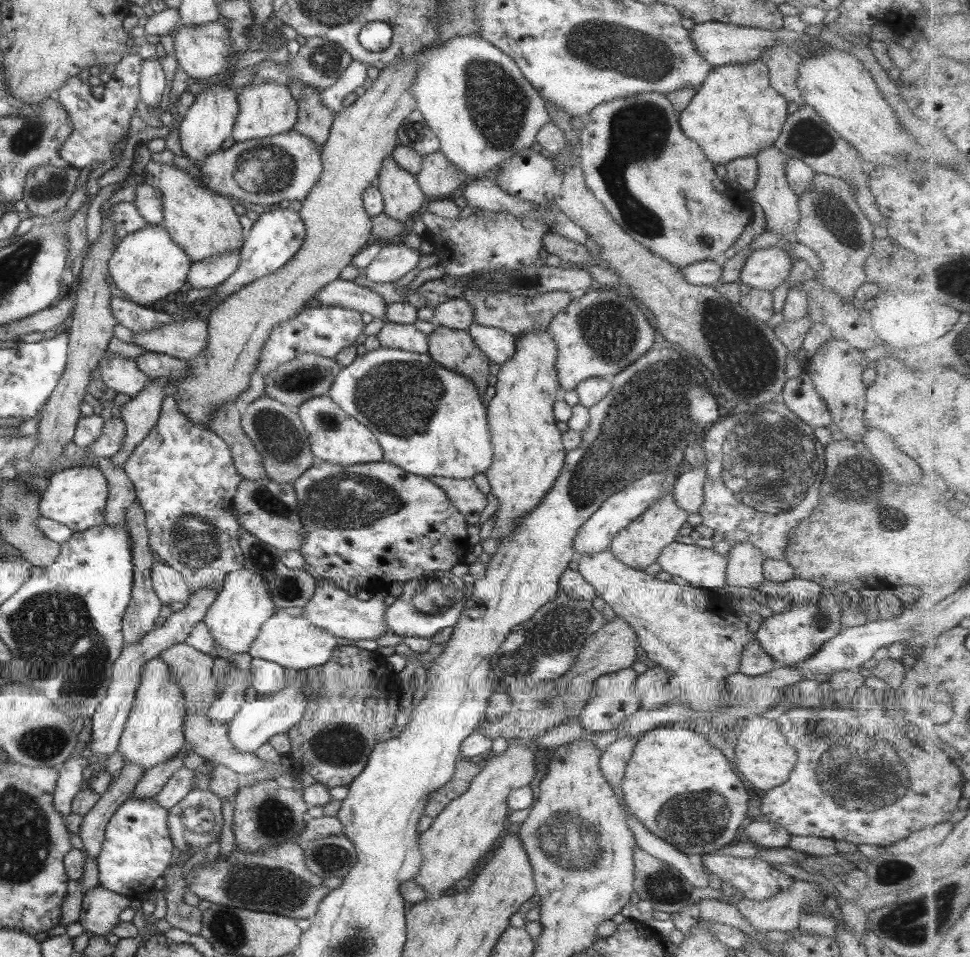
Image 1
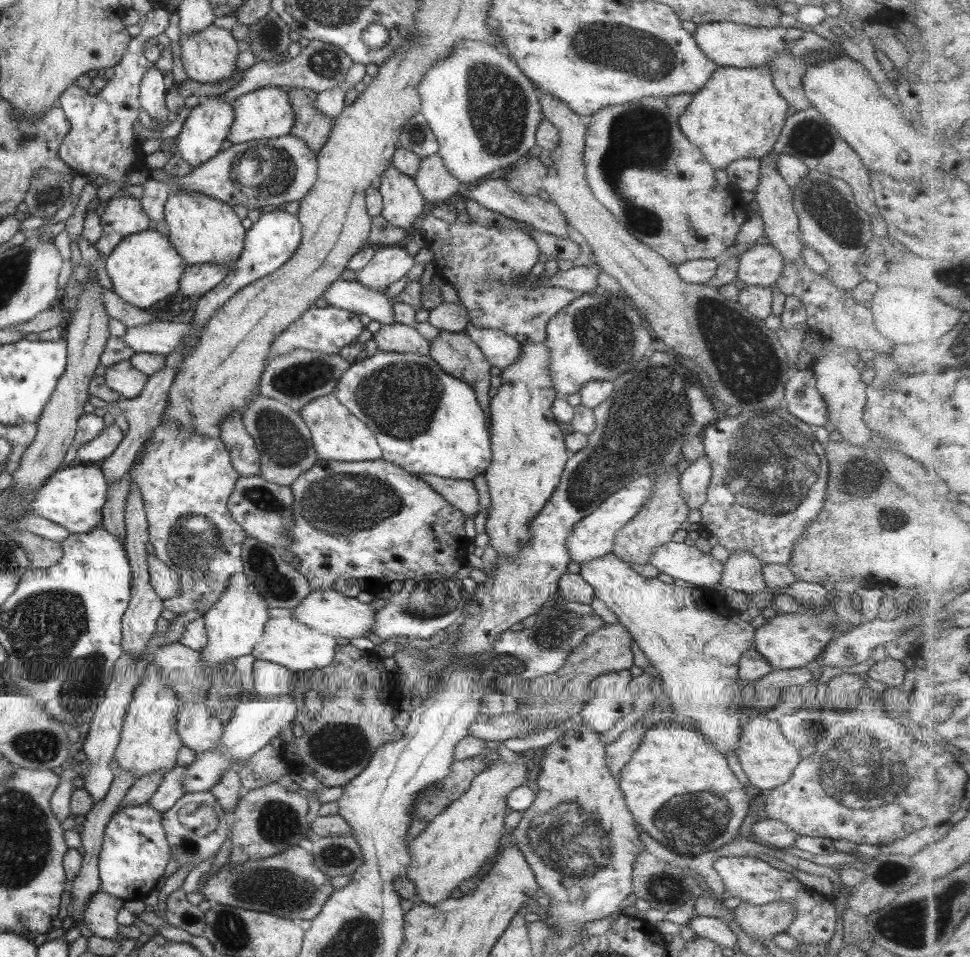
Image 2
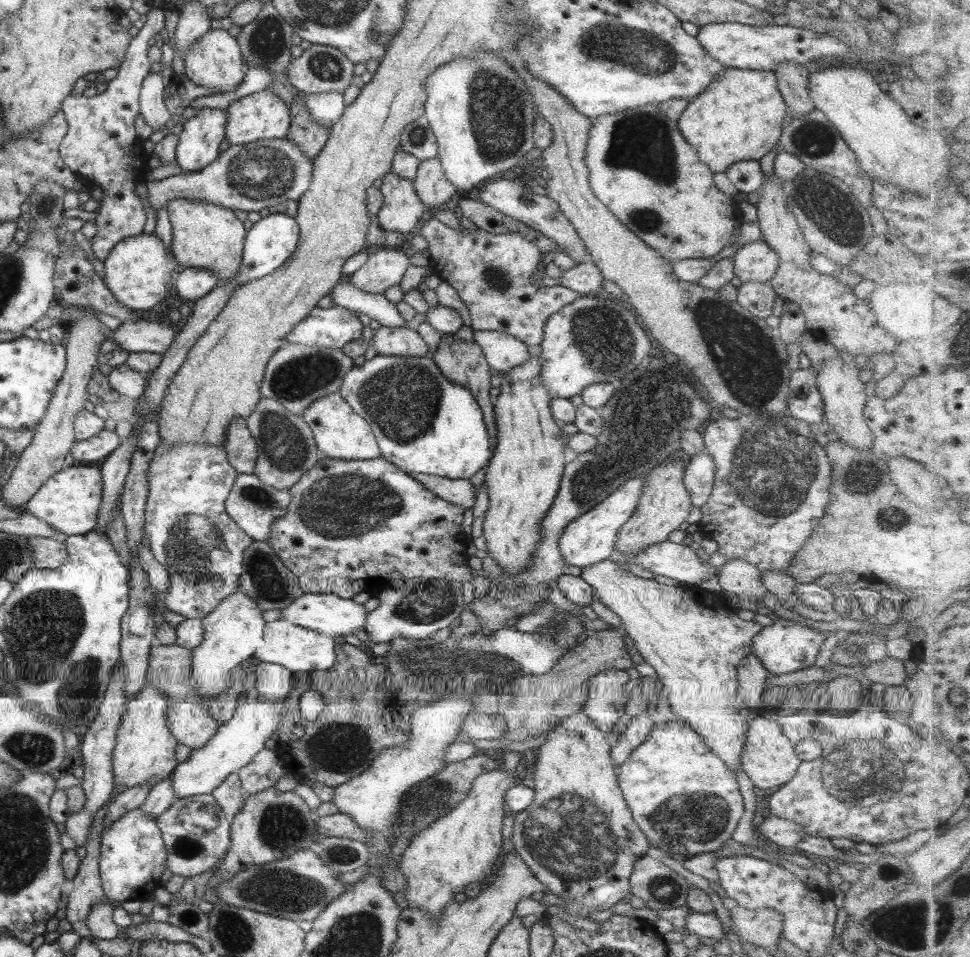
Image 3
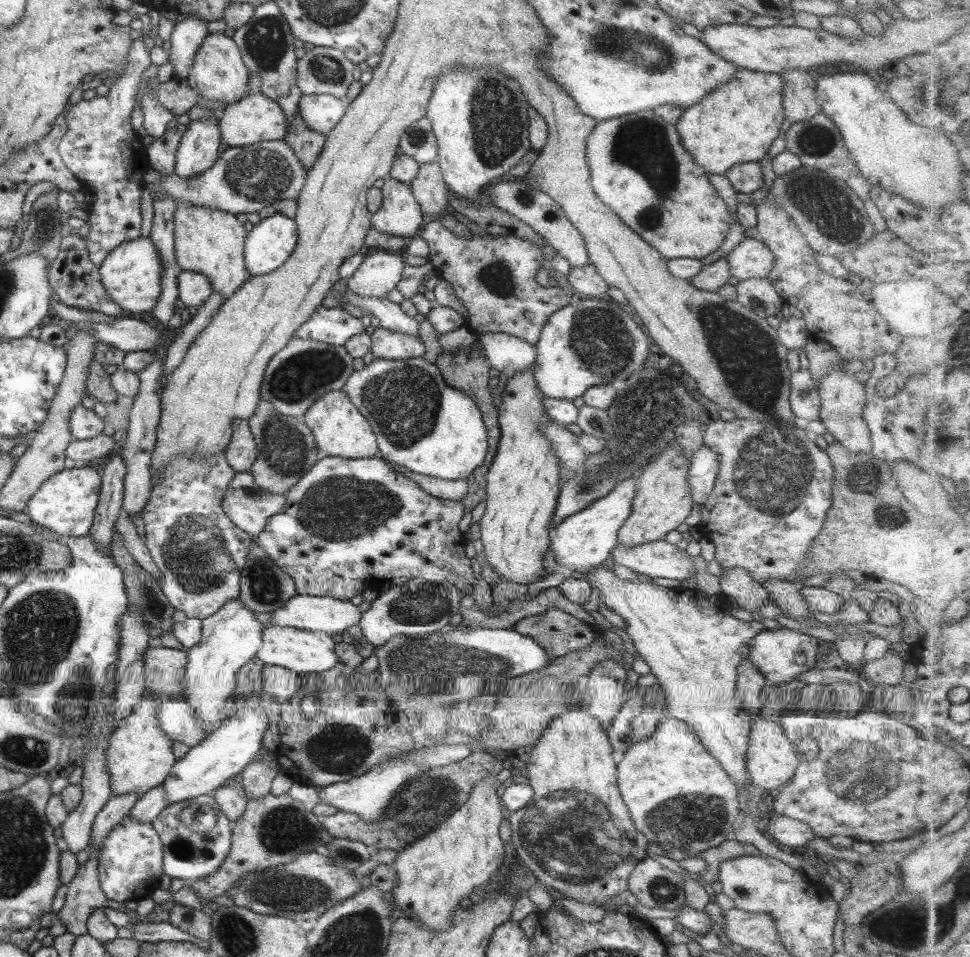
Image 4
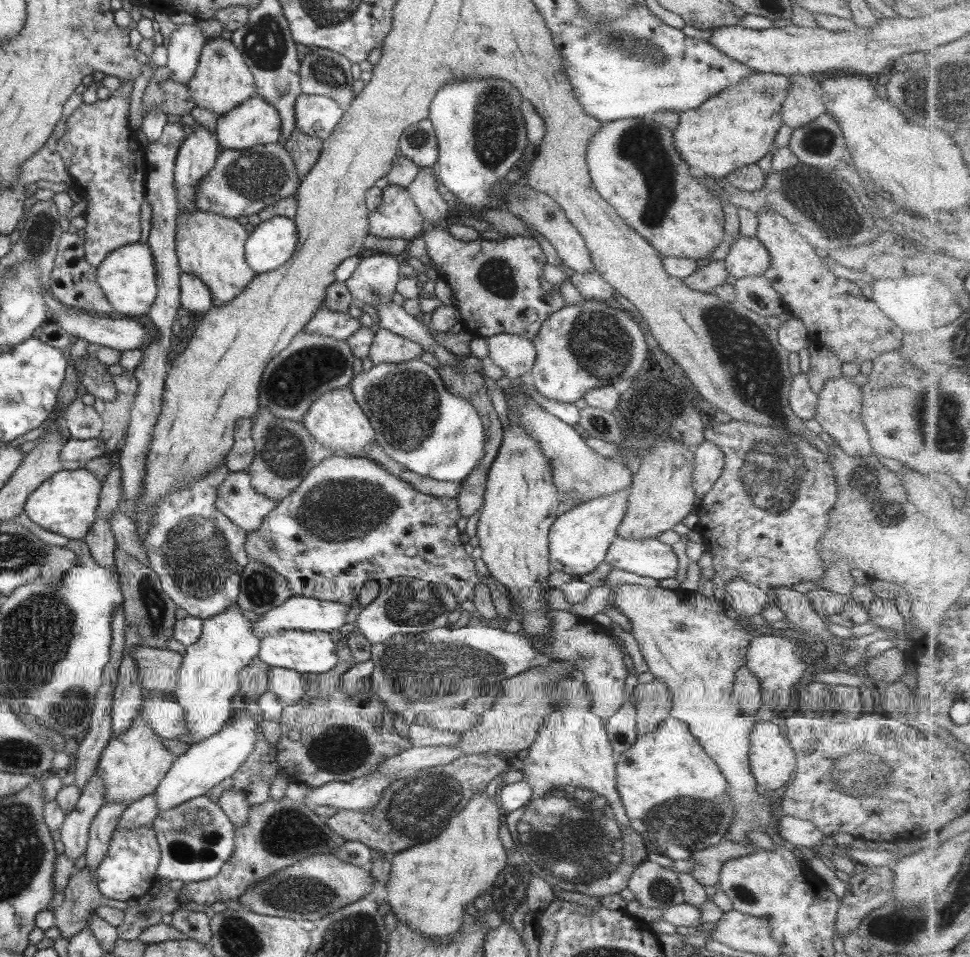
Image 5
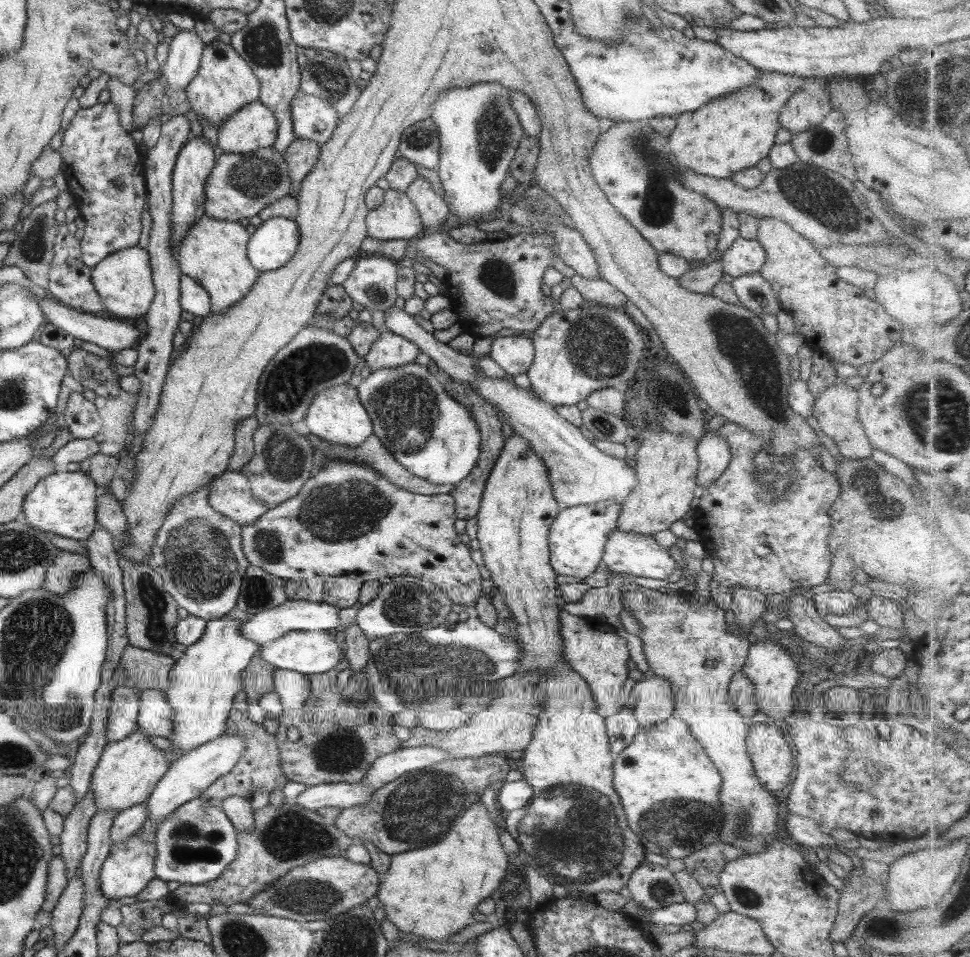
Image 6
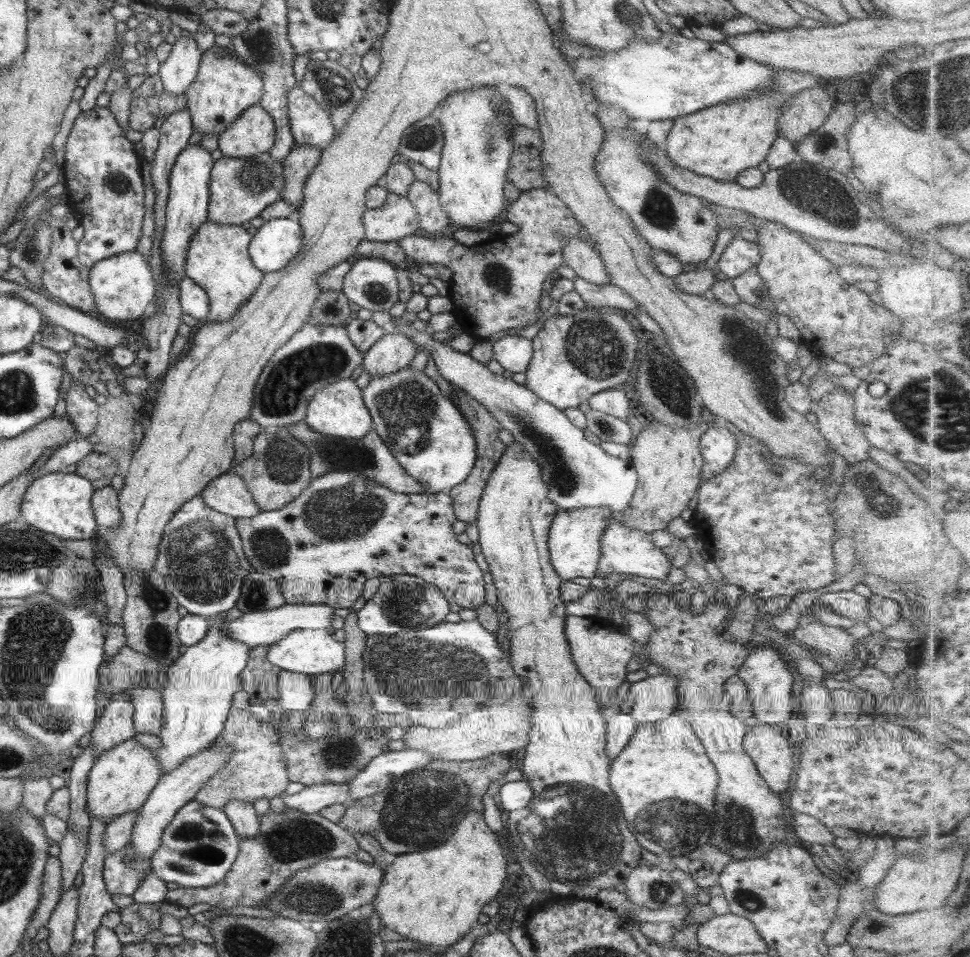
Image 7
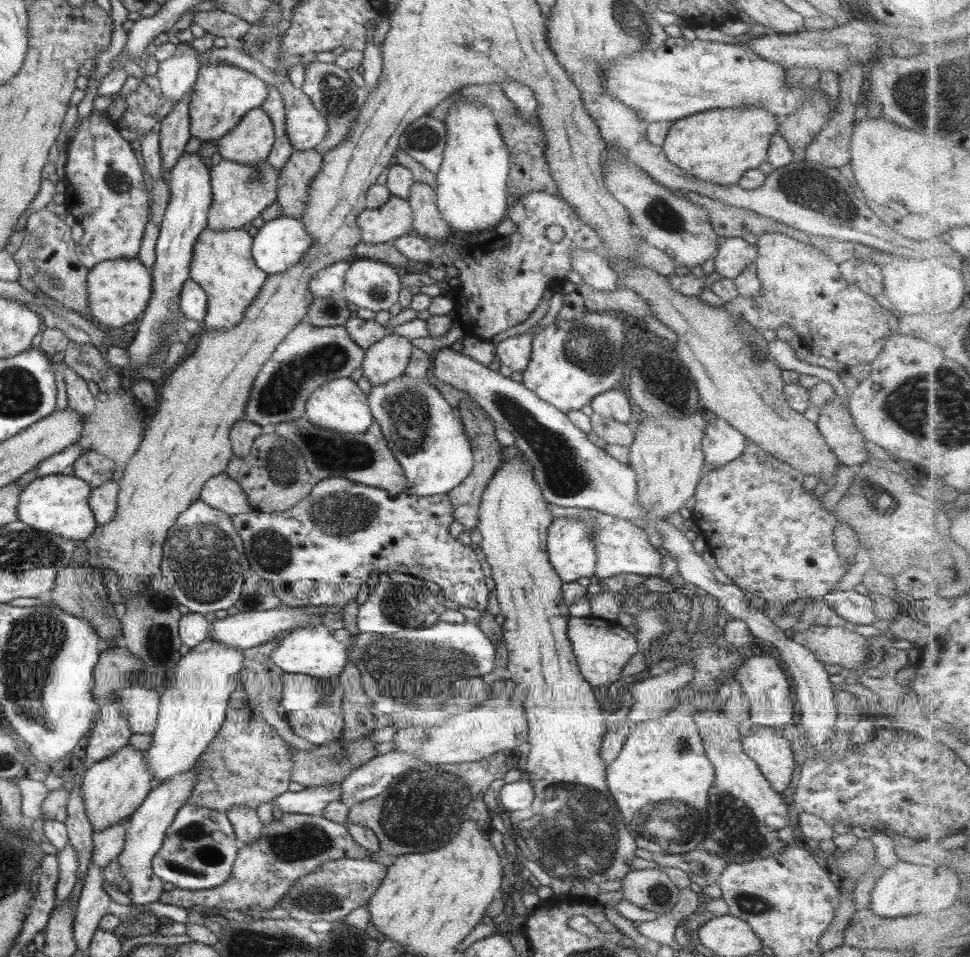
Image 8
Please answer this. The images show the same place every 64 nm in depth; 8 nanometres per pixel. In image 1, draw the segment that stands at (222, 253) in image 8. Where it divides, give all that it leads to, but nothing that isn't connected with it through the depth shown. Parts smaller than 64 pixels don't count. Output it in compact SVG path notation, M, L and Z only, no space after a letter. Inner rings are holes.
M149 160L143 183L153 186L161 194L161 226L191 262L237 250L243 244L241 224L233 204L220 194L206 190L191 174L175 169L172 164Z

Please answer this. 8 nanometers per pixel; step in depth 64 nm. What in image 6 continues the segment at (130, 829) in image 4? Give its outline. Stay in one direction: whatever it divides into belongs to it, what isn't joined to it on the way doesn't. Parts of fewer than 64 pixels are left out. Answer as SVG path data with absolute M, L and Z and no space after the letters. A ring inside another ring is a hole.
M139 832L125 838L125 842L111 845L99 870L99 889L104 899L115 902L116 899L135 897L141 890L147 888L147 883L155 877L155 855L157 855L155 844L141 840Z

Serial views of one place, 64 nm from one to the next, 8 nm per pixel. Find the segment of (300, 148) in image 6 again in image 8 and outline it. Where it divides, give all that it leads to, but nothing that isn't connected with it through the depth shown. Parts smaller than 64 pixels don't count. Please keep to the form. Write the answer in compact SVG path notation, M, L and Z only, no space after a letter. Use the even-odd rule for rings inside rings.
M313 149L293 151L285 162L285 166L278 172L276 204L282 217L301 218L306 203L309 201L307 190L314 175L321 169L322 157Z

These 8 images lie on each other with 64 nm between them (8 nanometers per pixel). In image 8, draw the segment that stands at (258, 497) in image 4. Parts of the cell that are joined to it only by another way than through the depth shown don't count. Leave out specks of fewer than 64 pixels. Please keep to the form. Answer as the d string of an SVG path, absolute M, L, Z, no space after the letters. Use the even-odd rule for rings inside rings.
M224 472L203 483L199 498L210 507L219 509L229 516L249 513L252 510L245 493L237 486L235 480Z

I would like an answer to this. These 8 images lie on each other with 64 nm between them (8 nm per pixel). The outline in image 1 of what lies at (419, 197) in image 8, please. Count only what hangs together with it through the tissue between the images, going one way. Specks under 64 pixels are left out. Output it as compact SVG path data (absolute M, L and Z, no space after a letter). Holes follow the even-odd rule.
M436 151L422 157L422 164L415 181L425 198L431 198L433 201L446 199L465 182L466 177Z

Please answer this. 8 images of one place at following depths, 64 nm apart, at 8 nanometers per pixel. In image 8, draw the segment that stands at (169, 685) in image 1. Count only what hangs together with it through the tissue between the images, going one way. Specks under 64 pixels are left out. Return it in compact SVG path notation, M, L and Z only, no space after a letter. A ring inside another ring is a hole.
M130 744L121 746L115 754L100 762L90 764L81 779L81 800L84 812L93 831L103 830L107 826L126 822L130 814L145 800L153 788L153 778L144 764L142 752L134 750Z

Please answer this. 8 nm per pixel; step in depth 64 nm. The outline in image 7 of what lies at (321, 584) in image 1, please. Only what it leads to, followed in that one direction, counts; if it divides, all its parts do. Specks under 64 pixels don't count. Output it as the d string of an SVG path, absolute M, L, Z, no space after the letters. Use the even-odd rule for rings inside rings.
M283 604L279 608L260 610L241 614L240 618L225 622L222 620L220 630L227 638L245 644L249 649L261 648L274 644L293 630L325 630L330 626L329 619L333 614L330 606L323 604Z

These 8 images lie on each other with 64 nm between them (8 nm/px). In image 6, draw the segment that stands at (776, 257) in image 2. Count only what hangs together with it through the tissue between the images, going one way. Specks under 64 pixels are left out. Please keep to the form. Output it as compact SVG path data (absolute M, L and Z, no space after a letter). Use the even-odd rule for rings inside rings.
M737 237L729 248L722 252L719 260L723 274L735 279L750 272L759 272L765 261L765 252L756 240Z

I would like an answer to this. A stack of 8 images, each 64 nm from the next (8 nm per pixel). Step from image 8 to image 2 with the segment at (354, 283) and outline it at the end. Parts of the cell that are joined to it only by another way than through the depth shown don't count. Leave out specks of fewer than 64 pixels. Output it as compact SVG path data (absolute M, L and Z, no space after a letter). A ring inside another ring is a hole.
M402 245L379 248L364 268L355 273L355 281L365 289L382 292L406 276L414 264L413 256Z

